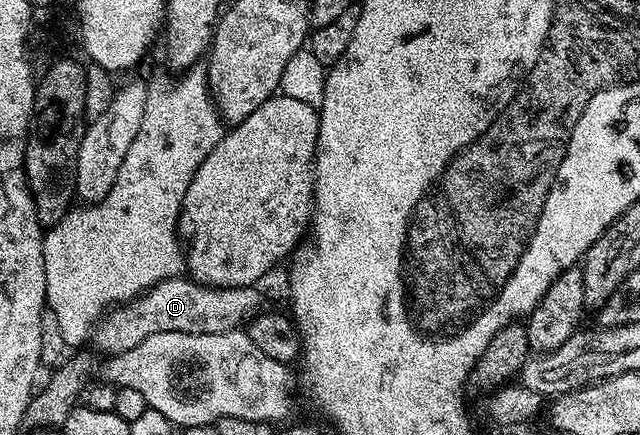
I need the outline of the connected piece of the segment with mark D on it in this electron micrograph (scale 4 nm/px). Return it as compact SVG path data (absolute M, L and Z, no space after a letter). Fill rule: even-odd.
M184 275L172 276L129 303L106 312L91 333L91 344L105 352L101 354L114 356L123 350L131 350L131 346L139 346L139 342L143 342L143 338L151 338L151 334L235 332L262 311L261 296L257 291L256 287L208 288L206 284L199 284Z

